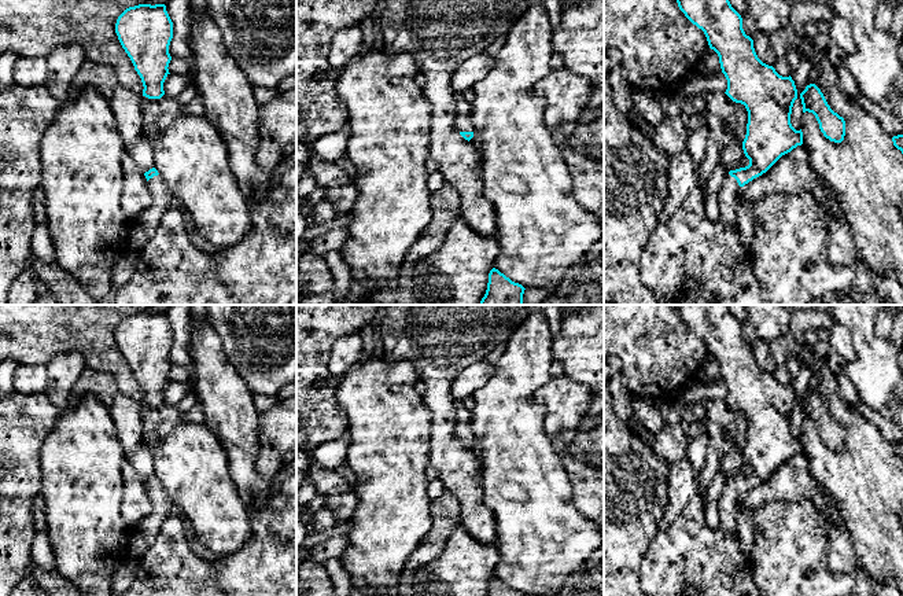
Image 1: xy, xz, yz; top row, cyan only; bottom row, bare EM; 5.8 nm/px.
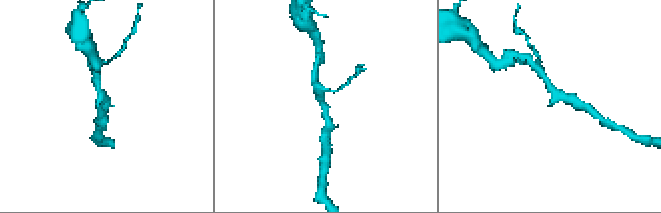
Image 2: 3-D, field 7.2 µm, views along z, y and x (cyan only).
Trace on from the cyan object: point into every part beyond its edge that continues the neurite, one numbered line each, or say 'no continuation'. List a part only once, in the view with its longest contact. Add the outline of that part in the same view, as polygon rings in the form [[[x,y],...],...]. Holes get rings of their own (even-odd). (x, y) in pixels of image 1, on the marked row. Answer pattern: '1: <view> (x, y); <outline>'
1: yz (728, 203); [[[727,173],[718,194],[719,218],[716,220],[725,228],[736,224],[738,206],[736,195],[740,190],[737,180]]]

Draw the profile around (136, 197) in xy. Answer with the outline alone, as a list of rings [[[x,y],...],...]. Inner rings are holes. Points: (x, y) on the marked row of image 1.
[[[125,152],[121,162],[124,170],[121,207],[130,220],[134,220],[150,207],[152,196],[147,185],[147,179],[133,158]]]

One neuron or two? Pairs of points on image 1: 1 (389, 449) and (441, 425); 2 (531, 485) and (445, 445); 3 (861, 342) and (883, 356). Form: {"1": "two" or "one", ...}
{"1": "two", "2": "two", "3": "one"}

